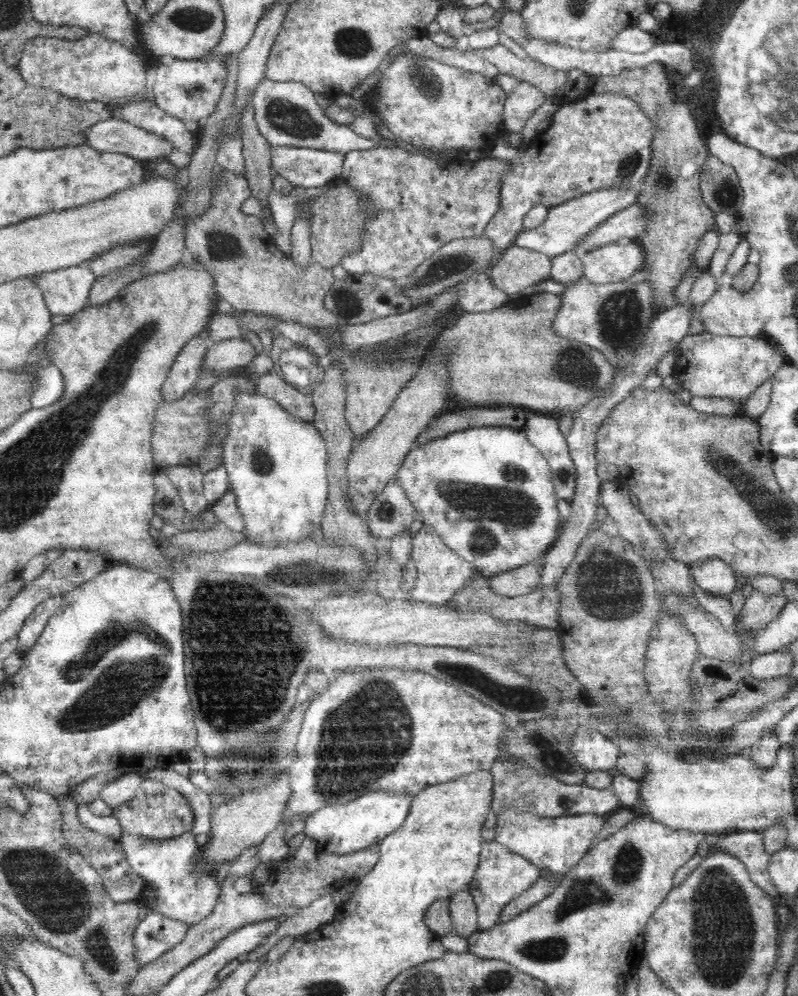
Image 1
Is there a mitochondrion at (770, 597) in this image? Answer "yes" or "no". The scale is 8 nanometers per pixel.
no

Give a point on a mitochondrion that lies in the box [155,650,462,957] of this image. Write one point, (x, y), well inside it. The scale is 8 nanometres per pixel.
(364, 739)

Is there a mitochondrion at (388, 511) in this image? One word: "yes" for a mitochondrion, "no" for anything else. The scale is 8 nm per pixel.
yes

